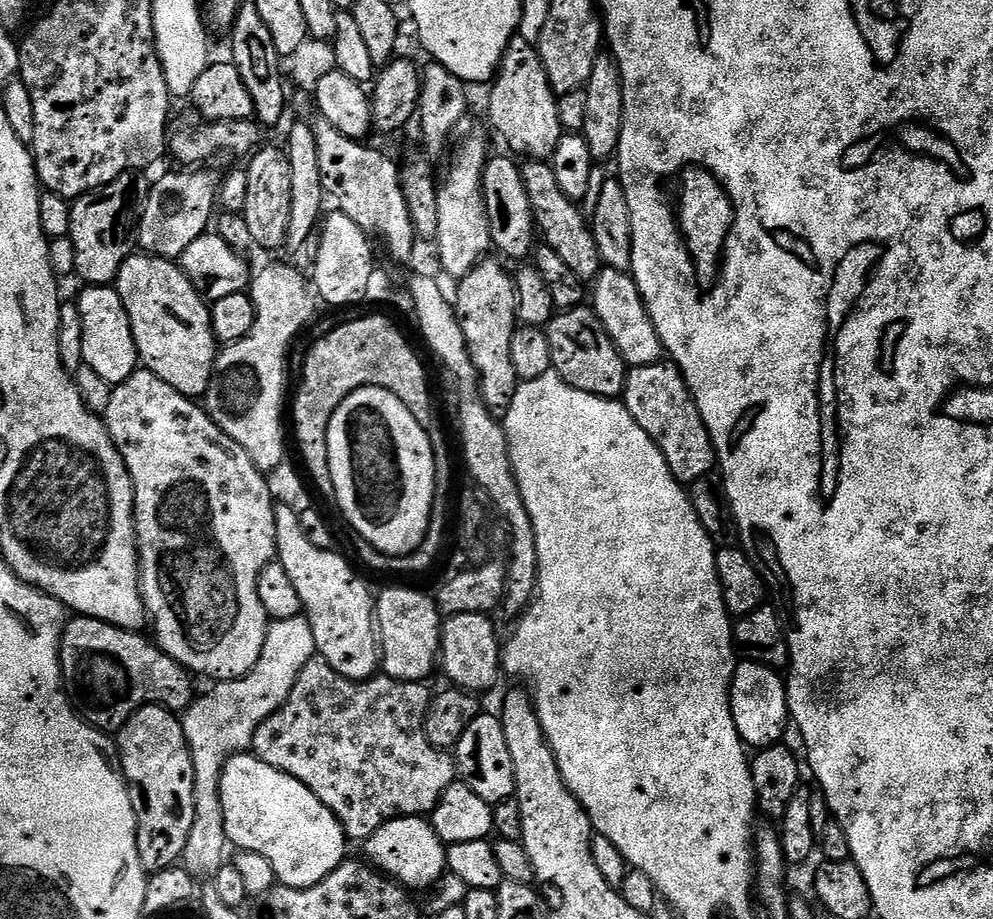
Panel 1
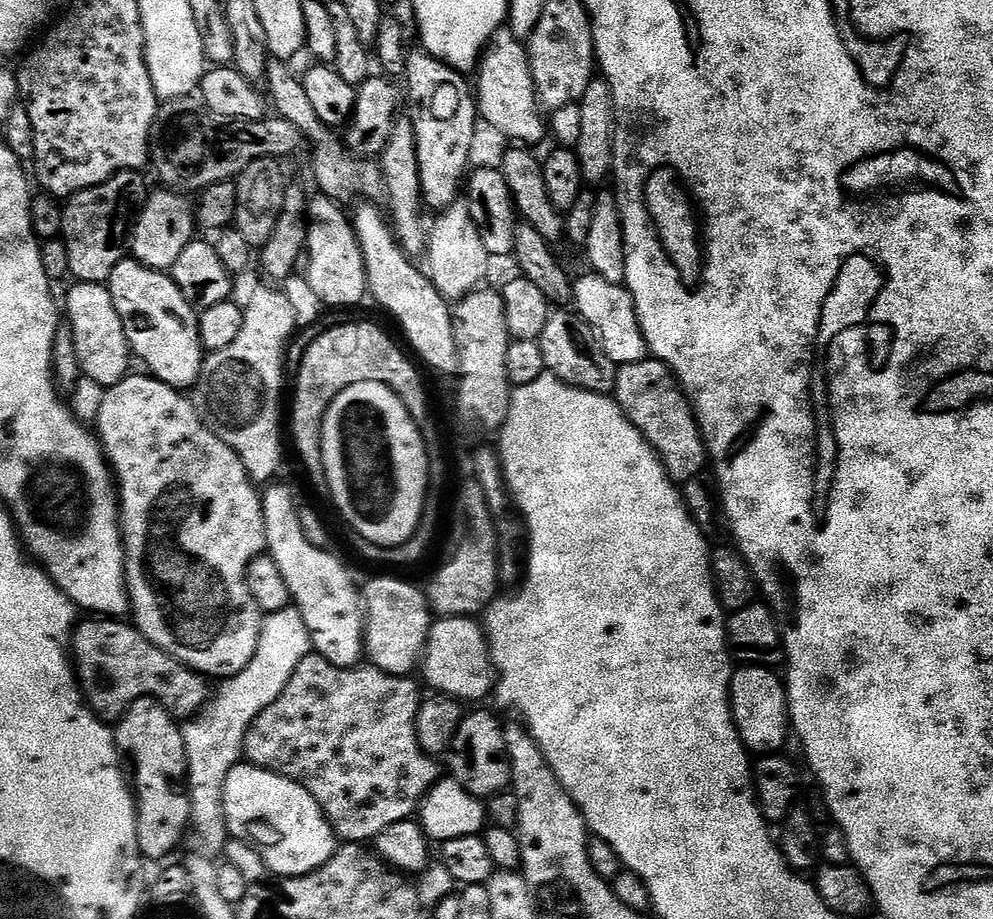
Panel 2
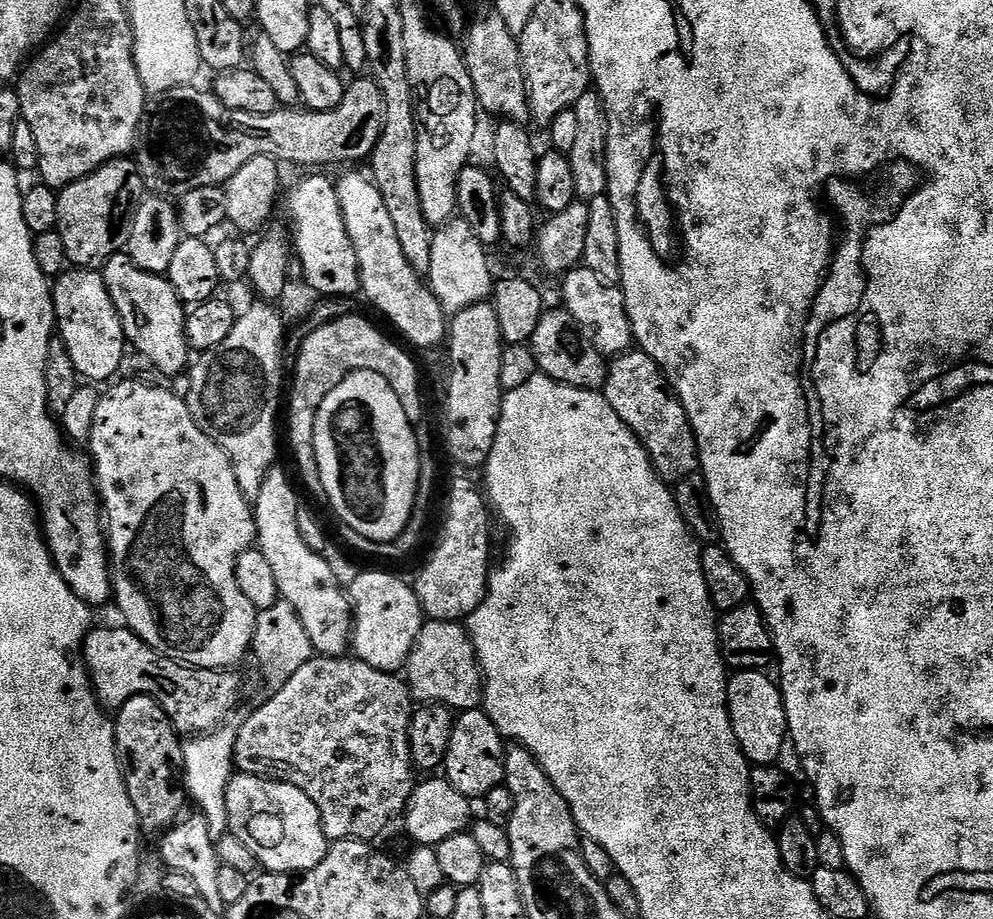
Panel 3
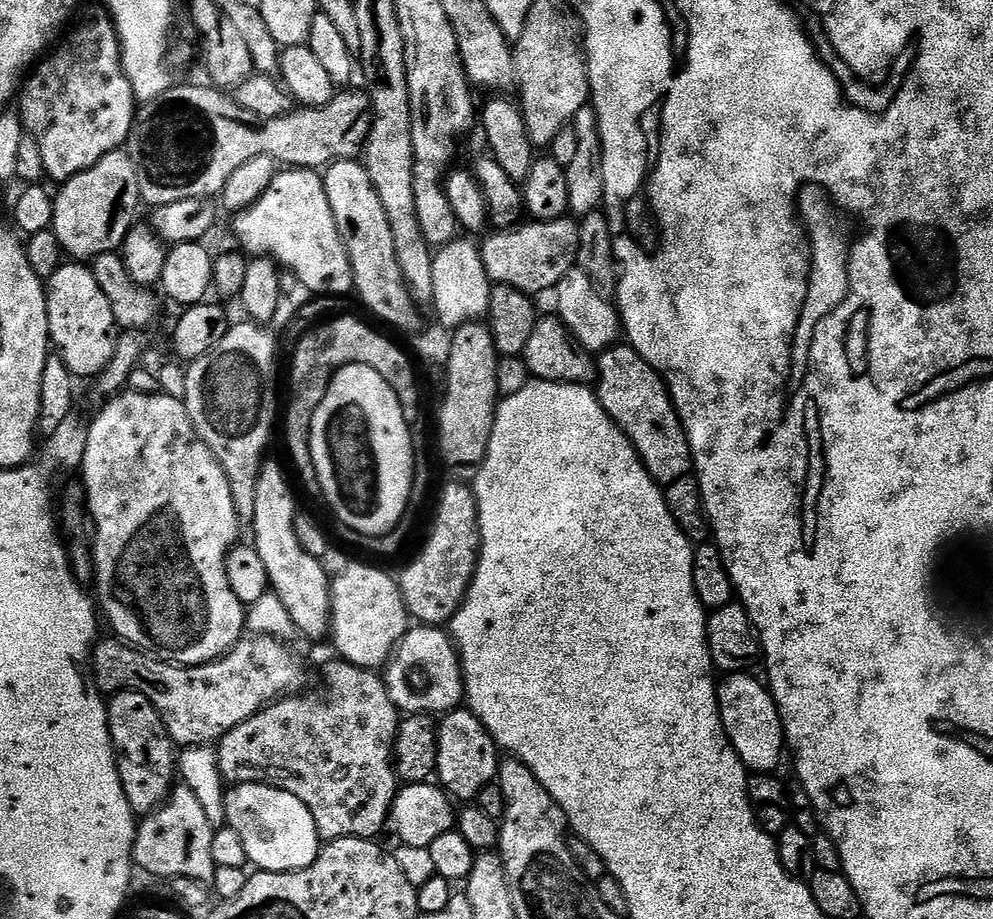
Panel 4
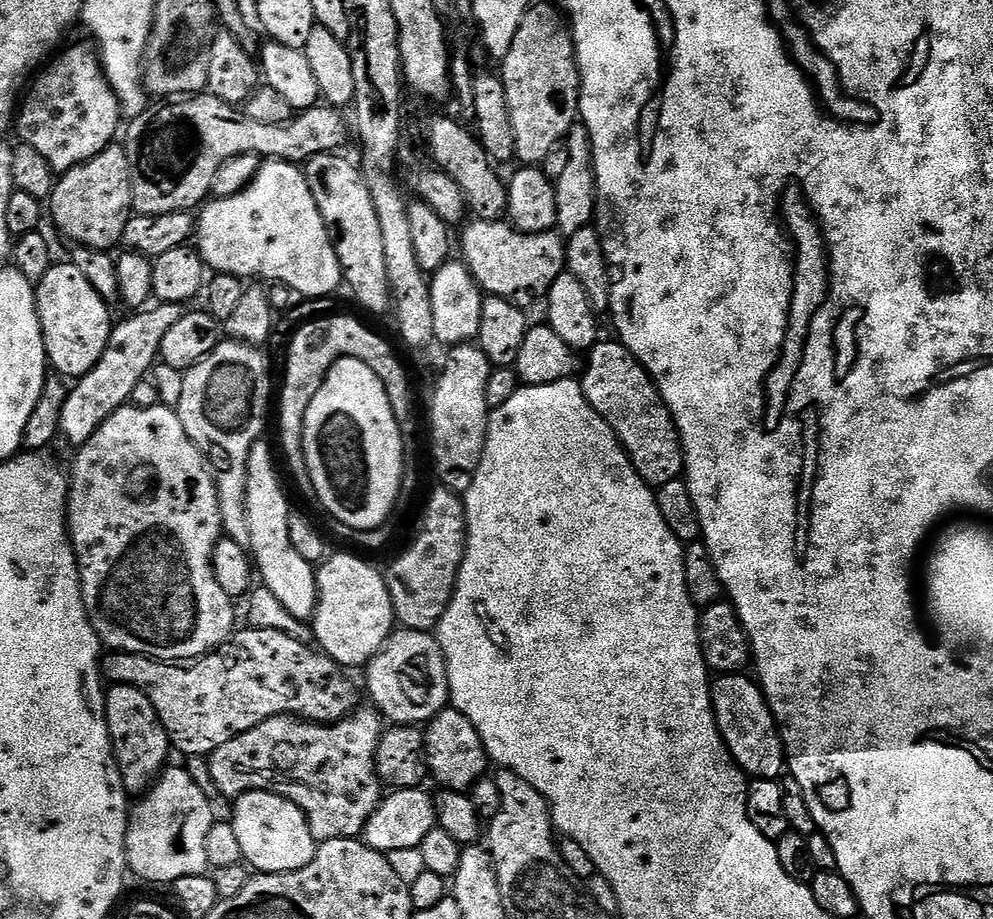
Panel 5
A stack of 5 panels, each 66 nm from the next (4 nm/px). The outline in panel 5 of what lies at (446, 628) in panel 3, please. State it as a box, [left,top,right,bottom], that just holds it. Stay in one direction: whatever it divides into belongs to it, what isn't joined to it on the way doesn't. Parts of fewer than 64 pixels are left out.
[366,627,449,726]

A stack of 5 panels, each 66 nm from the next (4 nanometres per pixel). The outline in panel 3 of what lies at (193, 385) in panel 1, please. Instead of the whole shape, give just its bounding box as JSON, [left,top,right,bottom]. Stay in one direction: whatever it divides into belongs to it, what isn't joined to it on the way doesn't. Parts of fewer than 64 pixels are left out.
[102,255,190,377]

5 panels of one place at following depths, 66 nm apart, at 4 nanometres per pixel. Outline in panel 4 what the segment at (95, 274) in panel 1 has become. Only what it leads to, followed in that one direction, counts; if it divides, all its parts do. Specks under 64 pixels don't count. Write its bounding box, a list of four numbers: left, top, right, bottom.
[51,150,141,262]

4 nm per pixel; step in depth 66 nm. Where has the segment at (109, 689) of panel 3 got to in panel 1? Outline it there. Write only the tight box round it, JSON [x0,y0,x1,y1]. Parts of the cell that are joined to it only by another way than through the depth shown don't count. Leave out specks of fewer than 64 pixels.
[60,614,194,713]

